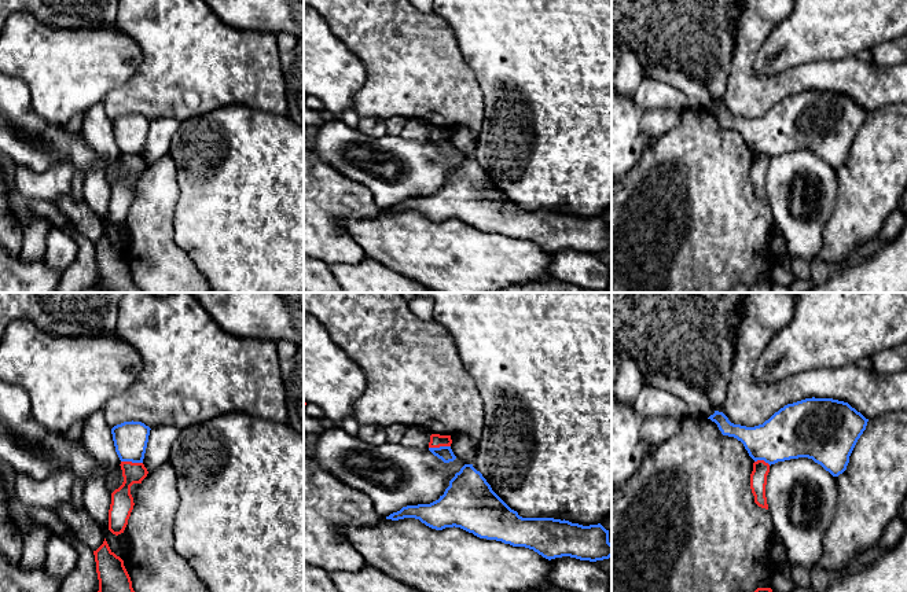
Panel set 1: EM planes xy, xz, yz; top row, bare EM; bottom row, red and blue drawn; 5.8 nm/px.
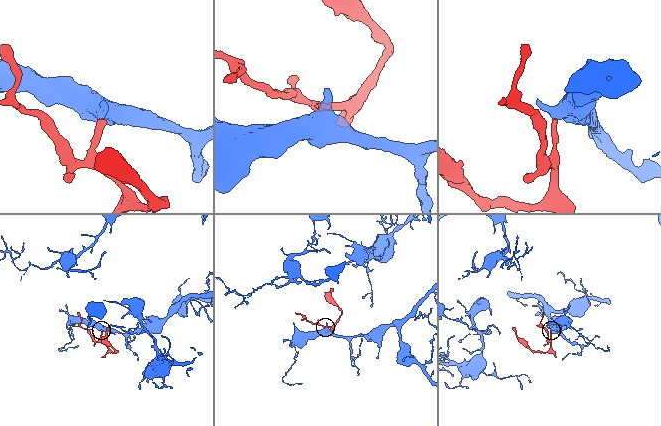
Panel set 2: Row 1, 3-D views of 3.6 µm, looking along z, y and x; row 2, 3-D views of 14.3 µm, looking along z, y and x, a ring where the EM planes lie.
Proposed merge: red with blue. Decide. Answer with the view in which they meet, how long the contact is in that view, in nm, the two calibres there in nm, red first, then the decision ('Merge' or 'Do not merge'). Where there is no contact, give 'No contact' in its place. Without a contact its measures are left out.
Touches red in xy. Shared border 130 nm. Thickness 130 nm (red) against 200 nm. Do not merge

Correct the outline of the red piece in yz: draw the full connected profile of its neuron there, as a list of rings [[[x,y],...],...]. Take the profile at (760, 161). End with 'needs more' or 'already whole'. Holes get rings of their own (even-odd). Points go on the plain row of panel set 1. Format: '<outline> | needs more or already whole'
[[[757,152],[753,155],[753,163],[750,166],[750,181],[754,188],[754,195],[768,202],[765,190],[767,168],[770,165],[770,157],[764,152]]] | already whole

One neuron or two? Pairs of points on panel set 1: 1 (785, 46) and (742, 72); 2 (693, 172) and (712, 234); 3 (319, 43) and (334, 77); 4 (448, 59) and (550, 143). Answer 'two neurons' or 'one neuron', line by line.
1: two neurons
2: one neuron
3: one neuron
4: two neurons

